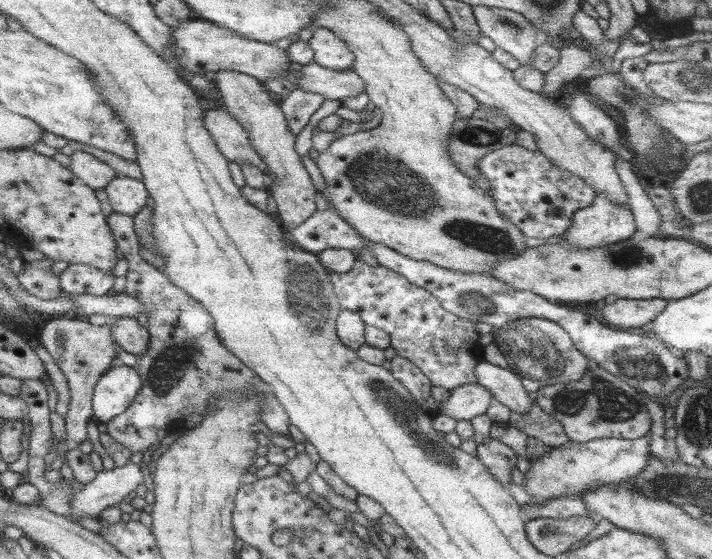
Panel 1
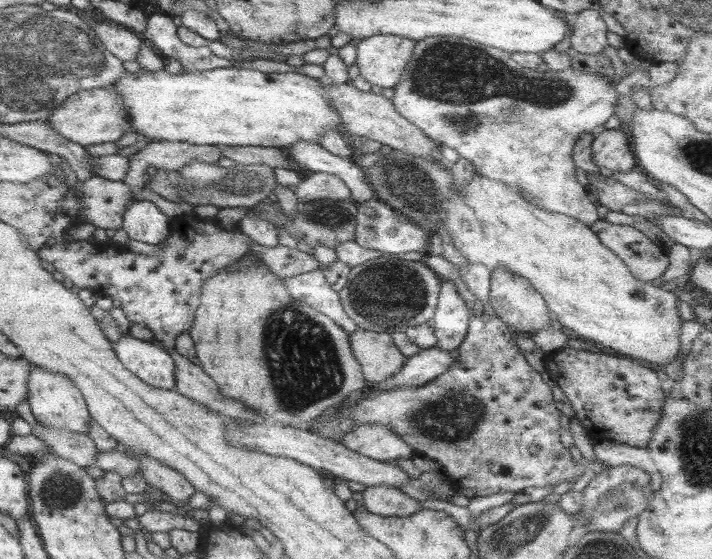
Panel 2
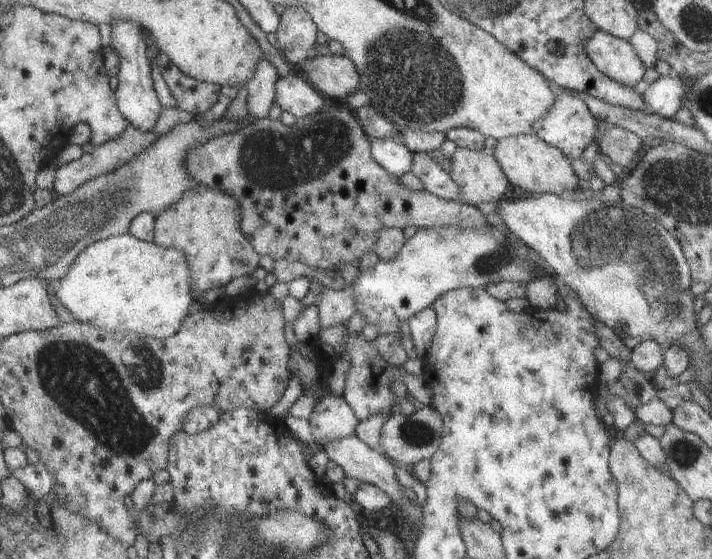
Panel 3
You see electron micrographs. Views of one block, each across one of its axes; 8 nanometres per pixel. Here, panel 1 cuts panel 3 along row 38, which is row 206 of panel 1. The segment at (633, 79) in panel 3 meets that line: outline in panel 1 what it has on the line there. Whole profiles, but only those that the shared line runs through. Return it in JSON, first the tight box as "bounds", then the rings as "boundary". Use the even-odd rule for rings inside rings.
{"bounds":[561,194,636,249],"boundary":[[[595,194],[595,196],[592,206],[584,207],[574,213],[570,228],[561,234],[564,238],[562,241],[568,241],[579,249],[589,249],[608,243],[622,242],[632,237],[636,228],[631,210],[623,209],[618,204],[614,204],[606,194]]]}

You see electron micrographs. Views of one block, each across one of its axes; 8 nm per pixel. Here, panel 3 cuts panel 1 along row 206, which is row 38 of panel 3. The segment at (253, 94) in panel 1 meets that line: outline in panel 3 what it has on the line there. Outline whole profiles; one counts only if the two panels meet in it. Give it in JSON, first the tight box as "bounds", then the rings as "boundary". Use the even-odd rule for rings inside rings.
{"bounds":[276,5,318,67],"boundary":[[[300,5],[286,7],[280,15],[276,36],[284,58],[296,67],[303,63],[316,43],[318,27]]]}

